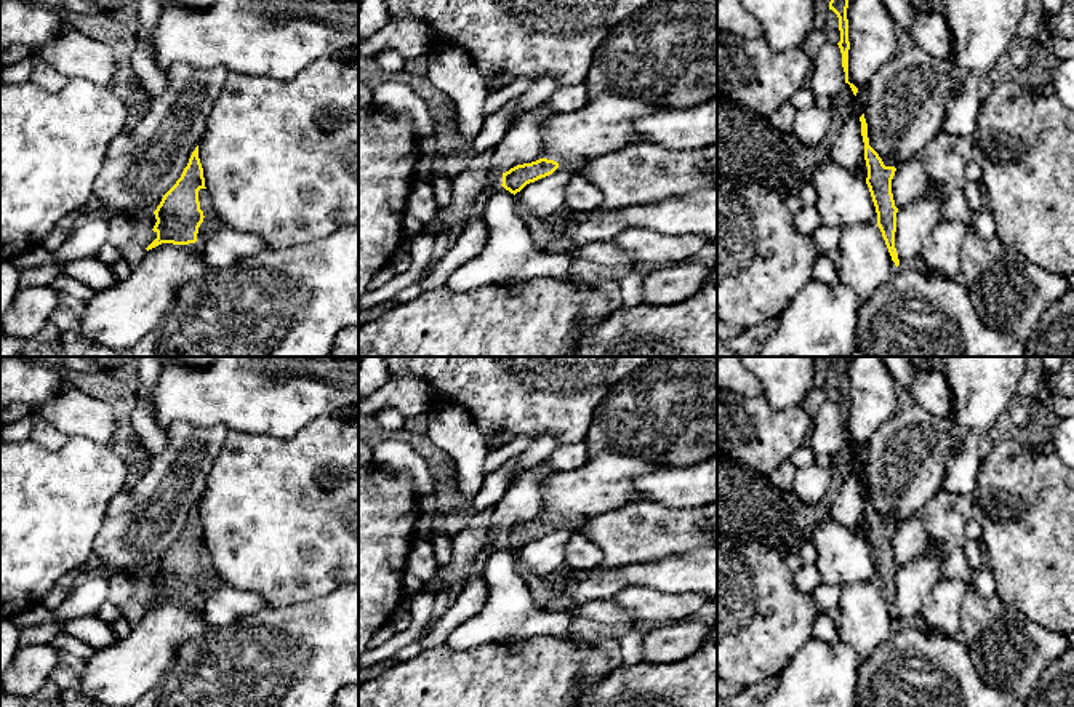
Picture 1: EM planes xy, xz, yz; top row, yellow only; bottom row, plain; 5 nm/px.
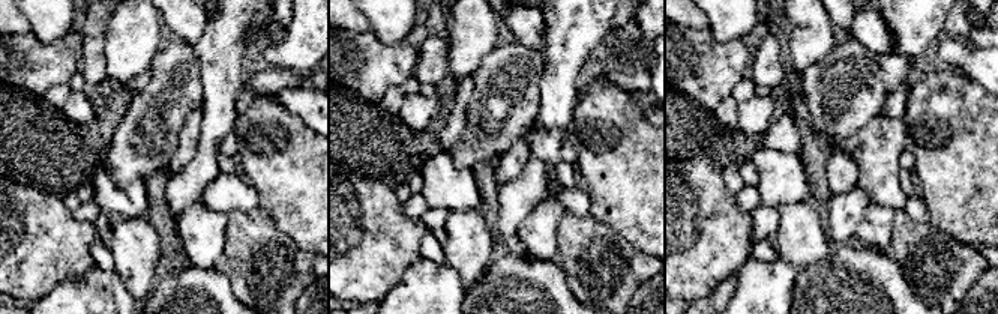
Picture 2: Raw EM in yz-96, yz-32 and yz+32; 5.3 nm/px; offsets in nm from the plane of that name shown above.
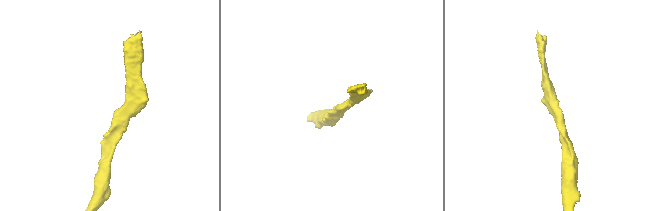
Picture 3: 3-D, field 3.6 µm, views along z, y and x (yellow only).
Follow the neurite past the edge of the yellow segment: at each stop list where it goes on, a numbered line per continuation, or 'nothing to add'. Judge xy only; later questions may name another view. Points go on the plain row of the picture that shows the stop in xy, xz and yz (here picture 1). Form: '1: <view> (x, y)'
nothing to add

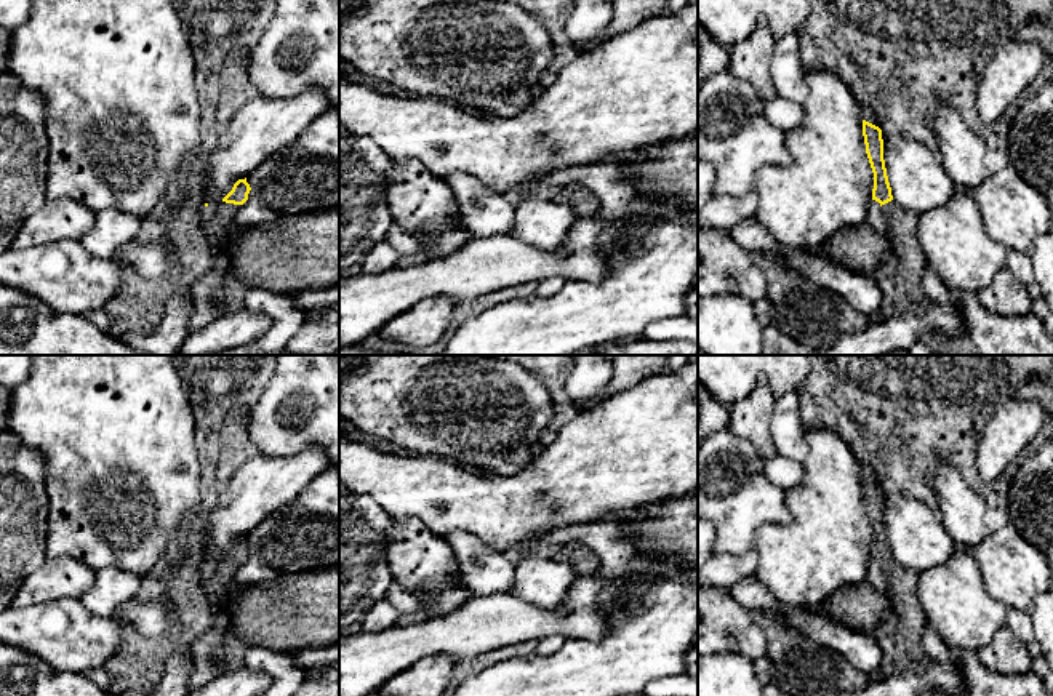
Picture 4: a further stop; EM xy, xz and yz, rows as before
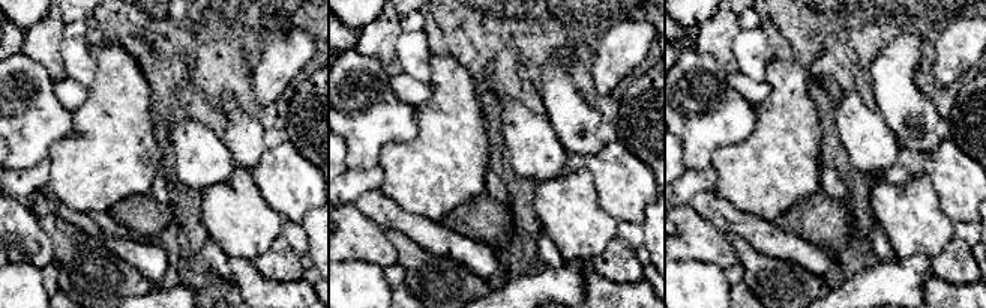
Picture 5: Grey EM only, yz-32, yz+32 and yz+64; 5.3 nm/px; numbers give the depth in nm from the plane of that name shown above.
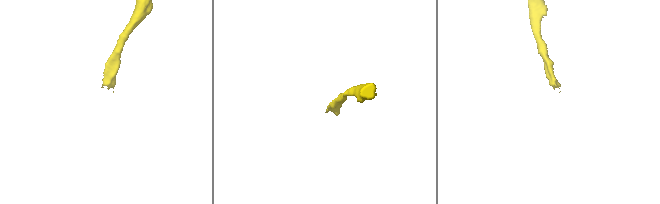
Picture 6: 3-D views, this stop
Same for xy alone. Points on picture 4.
1: xy (216, 580)

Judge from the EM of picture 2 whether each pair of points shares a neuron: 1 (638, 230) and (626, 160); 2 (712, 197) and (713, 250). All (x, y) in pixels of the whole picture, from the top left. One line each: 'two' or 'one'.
1: one
2: one

